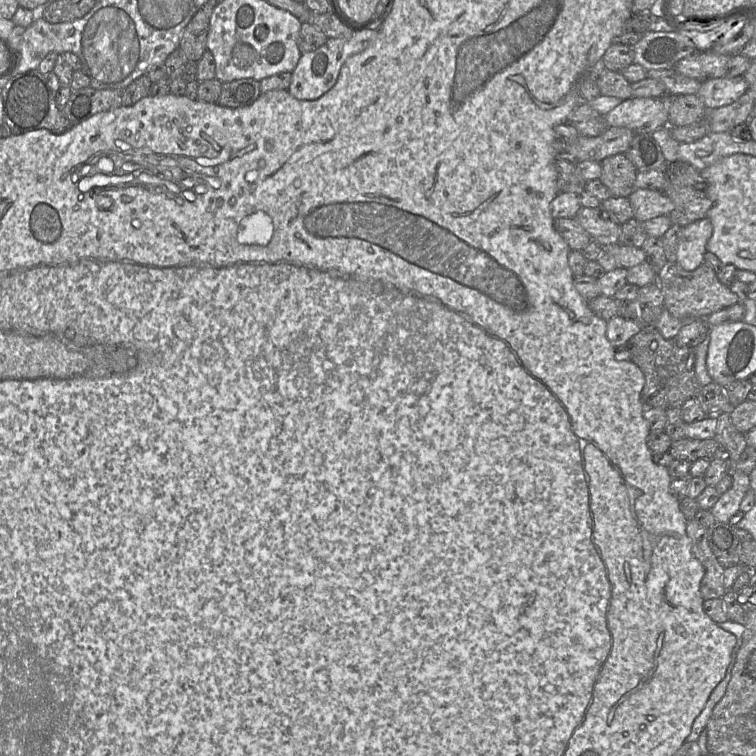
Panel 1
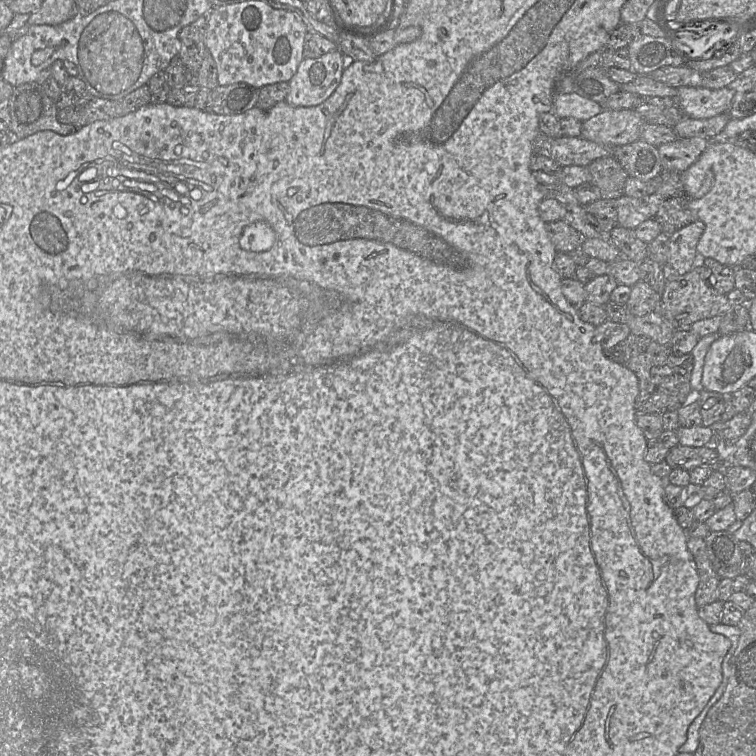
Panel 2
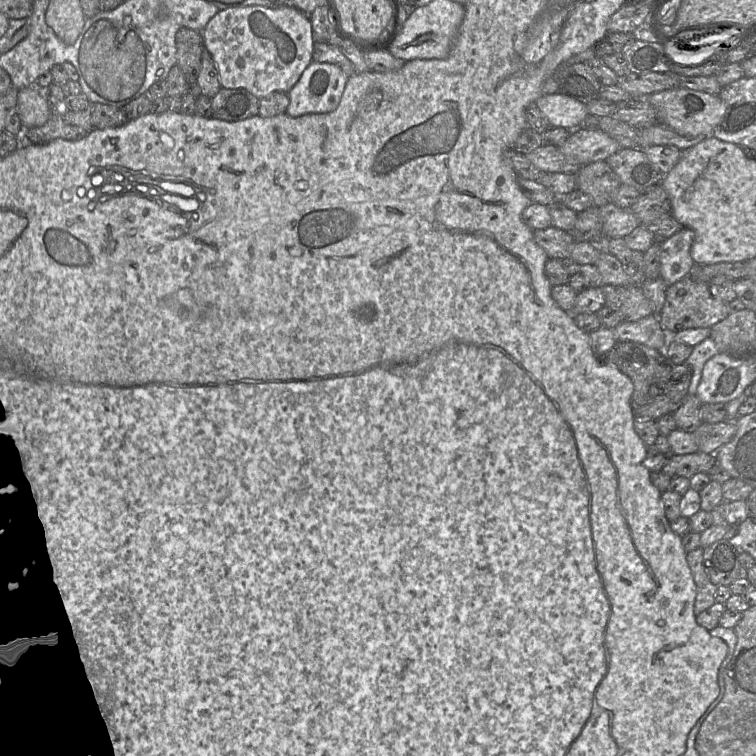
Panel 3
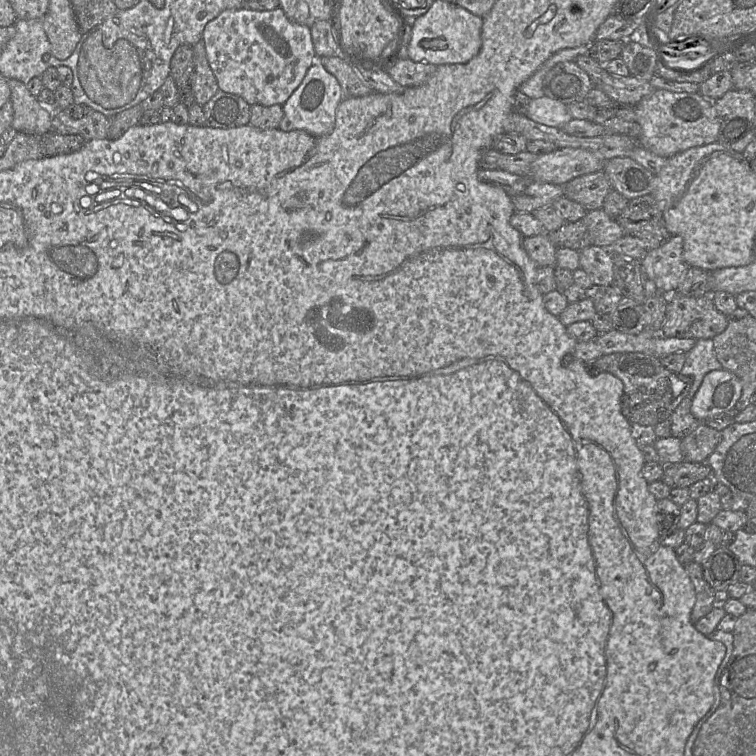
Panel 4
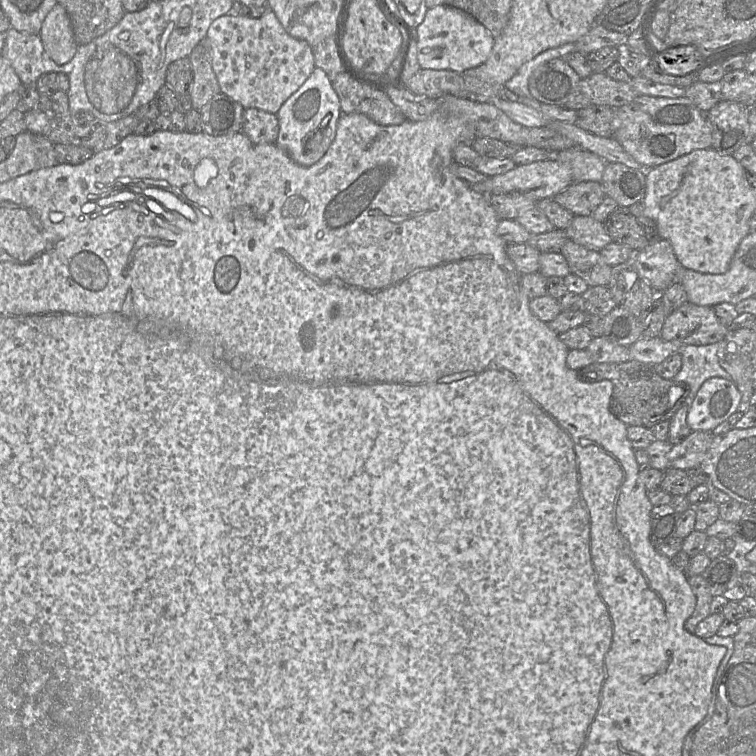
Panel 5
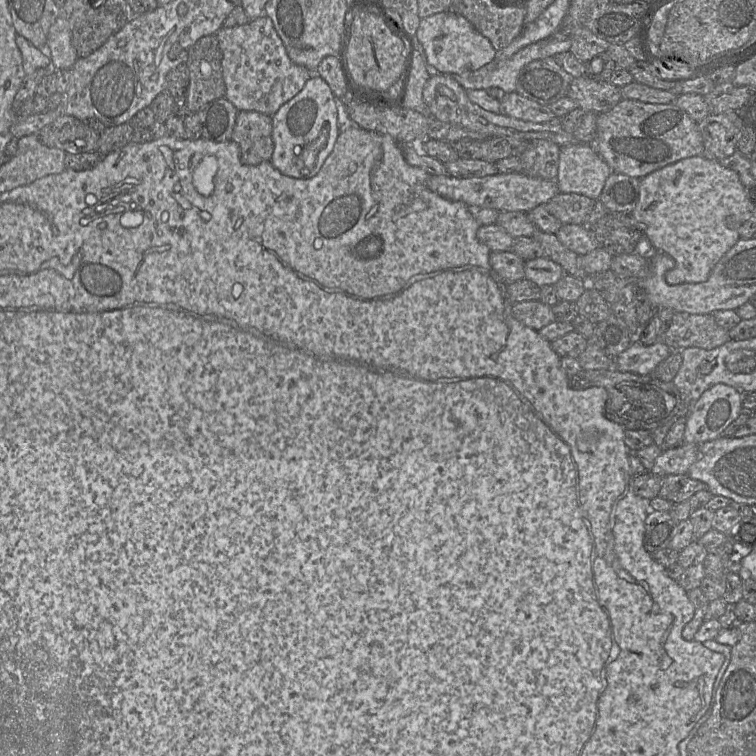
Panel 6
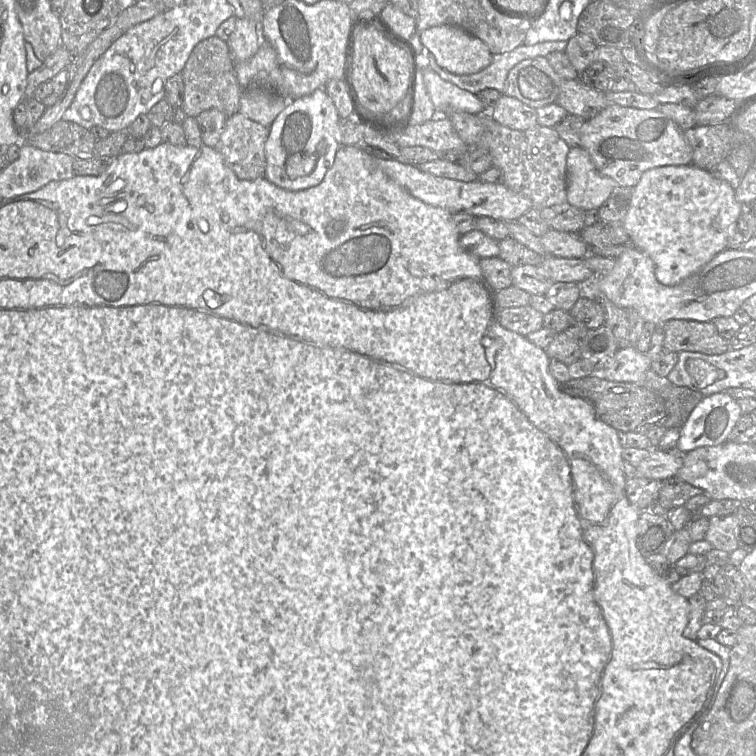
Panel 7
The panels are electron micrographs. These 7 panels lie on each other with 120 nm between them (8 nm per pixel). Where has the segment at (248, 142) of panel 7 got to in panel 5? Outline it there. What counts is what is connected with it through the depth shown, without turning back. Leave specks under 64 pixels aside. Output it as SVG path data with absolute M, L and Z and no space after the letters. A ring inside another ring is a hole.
M257 108L245 109L241 132L253 144L276 144L279 133L277 115Z

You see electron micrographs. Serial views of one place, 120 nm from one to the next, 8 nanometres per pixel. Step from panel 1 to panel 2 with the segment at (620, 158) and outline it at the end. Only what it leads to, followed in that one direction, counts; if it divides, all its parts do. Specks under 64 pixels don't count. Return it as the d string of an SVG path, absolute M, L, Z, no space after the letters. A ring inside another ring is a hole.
M613 156L595 160L587 166L590 183L598 187L601 199L616 200L624 195L627 172Z

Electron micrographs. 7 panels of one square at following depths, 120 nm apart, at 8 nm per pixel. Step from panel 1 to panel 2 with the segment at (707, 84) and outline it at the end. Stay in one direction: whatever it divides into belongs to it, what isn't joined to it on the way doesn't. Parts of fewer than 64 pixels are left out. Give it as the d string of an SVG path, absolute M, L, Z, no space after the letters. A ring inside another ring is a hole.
M705 87L677 88L676 101L684 117L707 119L729 110L734 91L727 87L709 89Z

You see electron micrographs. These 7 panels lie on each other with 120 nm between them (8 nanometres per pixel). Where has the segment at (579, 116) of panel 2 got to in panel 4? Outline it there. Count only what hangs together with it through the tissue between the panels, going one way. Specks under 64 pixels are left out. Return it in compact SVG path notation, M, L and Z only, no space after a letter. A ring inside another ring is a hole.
M546 96L532 99L525 116L534 122L561 128L573 119L566 104Z

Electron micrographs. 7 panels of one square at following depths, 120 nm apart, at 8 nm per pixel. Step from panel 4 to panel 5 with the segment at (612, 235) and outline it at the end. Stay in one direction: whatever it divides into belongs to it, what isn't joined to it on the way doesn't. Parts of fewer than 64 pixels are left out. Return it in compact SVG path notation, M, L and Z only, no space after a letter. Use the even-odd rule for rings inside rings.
M591 215L575 216L565 230L568 239L587 249L599 251L612 242L603 222Z

